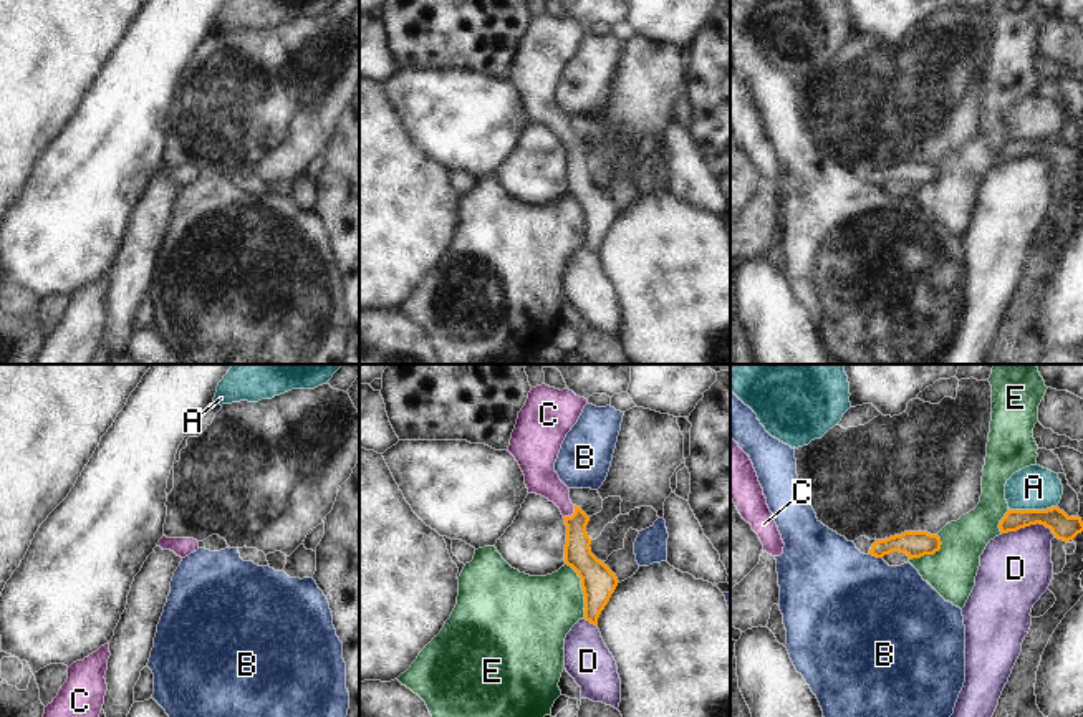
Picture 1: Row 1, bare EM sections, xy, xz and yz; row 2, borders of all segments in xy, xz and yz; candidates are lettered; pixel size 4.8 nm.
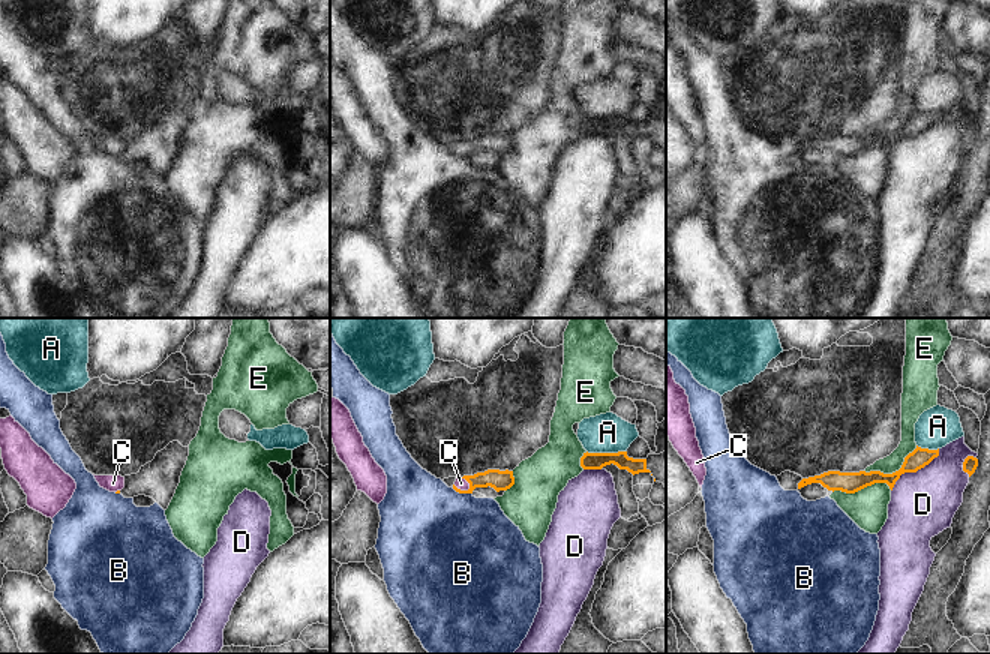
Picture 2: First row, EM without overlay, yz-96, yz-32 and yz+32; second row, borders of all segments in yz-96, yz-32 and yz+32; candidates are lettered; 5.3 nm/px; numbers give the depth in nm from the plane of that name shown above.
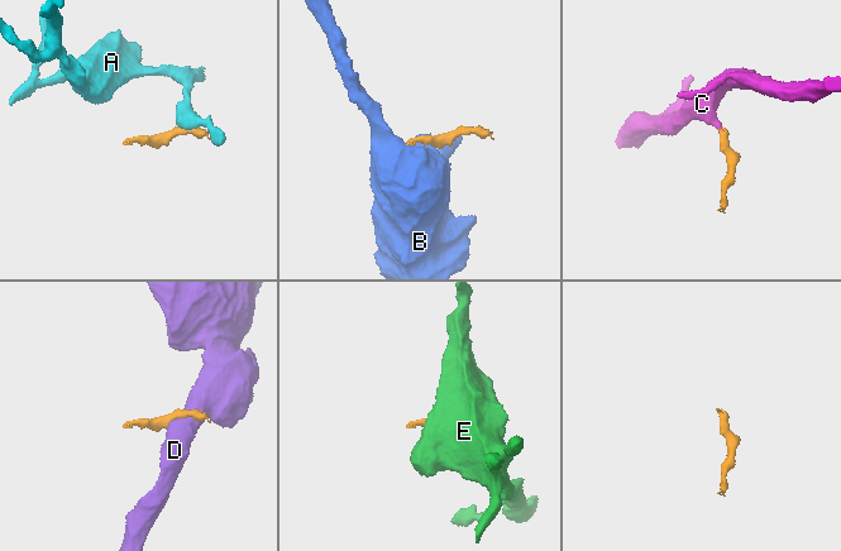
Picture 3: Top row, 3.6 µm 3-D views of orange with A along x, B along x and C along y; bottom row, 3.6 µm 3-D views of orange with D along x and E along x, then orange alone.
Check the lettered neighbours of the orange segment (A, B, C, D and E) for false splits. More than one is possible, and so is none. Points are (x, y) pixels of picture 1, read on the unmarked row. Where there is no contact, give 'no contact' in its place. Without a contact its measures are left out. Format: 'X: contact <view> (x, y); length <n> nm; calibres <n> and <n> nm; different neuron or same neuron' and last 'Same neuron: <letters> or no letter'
A: contact yz (1032, 139); length 240 nm; calibres 120 and 220 nm; different neuron
B: contact yz (876, 186); length 70 nm; calibres 130 and 480 nm; different neuron
C: contact xz (573, 143); length 90 nm; calibres 130 and 160 nm; same neuron
D: contact yz (1029, 154); length 260 nm; calibres 120 and 360 nm; different neuron
E: contact xz (583, 219); length 280 nm; calibres 170 and 360 nm; different neuron
Same neuron: C

